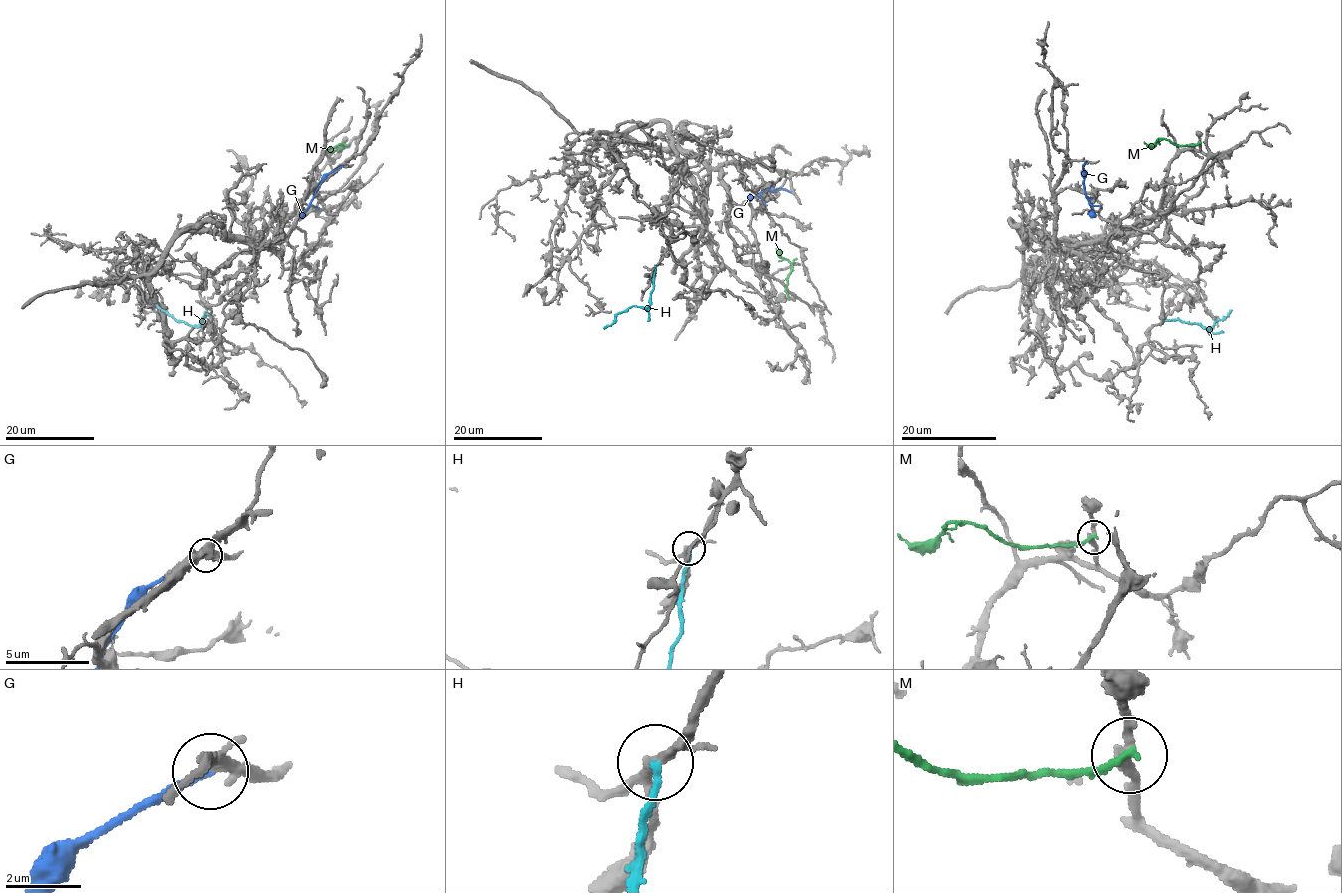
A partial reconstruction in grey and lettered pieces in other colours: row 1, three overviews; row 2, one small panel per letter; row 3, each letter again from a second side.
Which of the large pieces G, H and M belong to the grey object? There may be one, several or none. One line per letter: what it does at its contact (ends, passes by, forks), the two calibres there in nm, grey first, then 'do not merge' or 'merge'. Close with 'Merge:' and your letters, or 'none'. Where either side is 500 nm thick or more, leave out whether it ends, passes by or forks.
G: it ends; calibres 240 and 170 nm; do not merge
H: it ends; calibres 240 and 190 nm; do not merge
M: it ends; calibres 280 and 200 nm; do not merge
Merge: none

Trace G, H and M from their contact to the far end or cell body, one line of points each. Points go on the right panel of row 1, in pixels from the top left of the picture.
G: (1086, 162), (1083, 187), (1094, 217)
H: (1164, 320), (1189, 321), (1206, 327), (1209, 332), (1208, 328), (1222, 320), (1232, 309)
M: (1200, 143), (1177, 145), (1163, 138), (1153, 144), (1144, 142)

